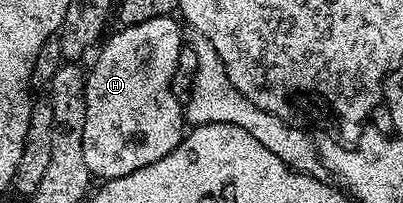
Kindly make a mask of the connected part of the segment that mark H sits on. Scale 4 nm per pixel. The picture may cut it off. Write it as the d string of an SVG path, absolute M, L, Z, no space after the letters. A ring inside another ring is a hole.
M171 16L147 19L145 22L122 27L100 47L100 54L86 73L84 92L86 112L83 122L82 145L85 166L89 167L92 177L108 180L124 177L125 174L143 169L153 162L160 161L178 146L185 135L185 110L182 101L172 90L173 70L183 47L181 30Z

